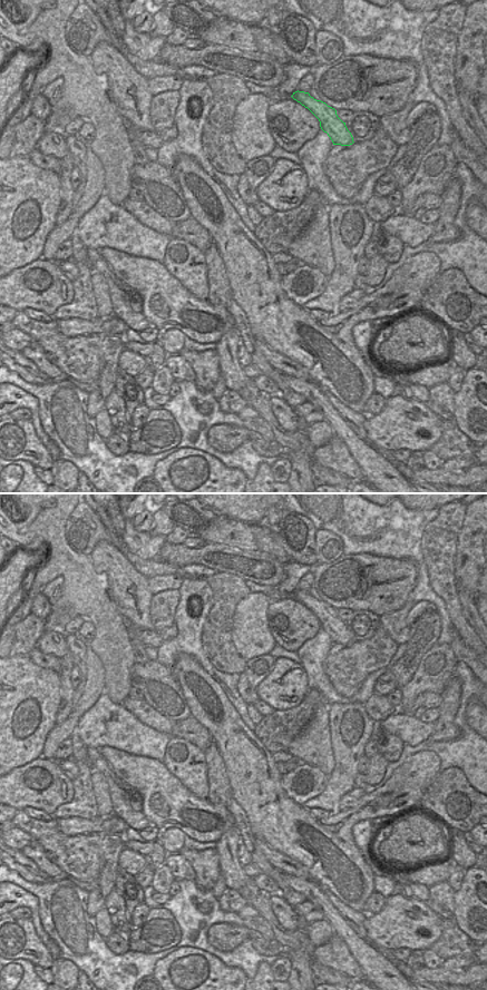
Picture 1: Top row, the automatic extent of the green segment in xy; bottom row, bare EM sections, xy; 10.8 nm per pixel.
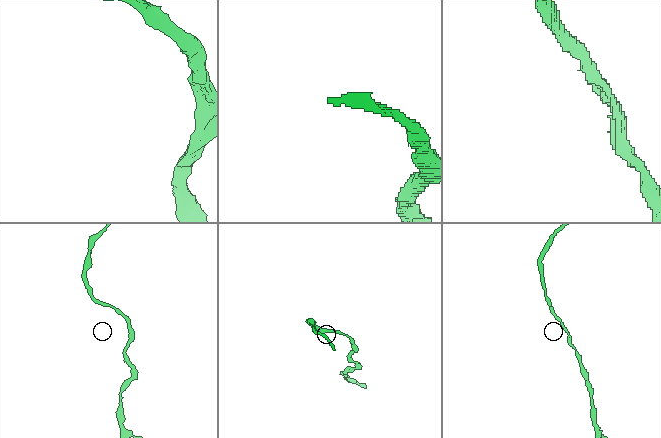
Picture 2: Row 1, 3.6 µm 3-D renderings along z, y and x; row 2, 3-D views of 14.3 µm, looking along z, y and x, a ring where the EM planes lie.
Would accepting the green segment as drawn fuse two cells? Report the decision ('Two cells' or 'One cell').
One cell.

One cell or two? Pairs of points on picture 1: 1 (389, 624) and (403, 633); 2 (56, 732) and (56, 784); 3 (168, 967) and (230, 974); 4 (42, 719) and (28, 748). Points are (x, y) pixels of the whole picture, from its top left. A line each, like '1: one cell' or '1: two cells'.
1: one cell
2: two cells
3: one cell
4: one cell

